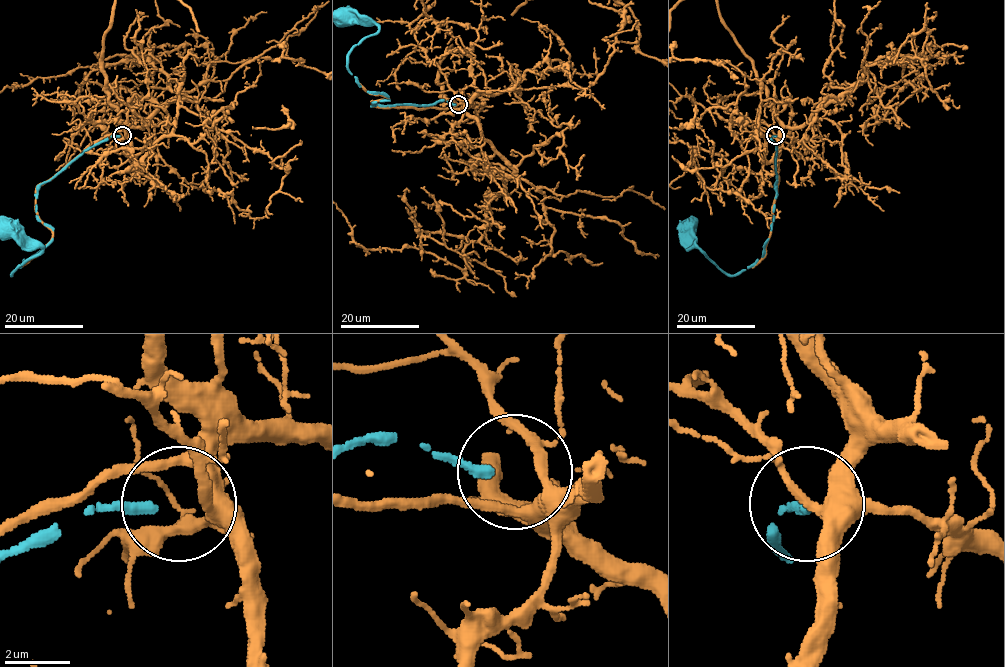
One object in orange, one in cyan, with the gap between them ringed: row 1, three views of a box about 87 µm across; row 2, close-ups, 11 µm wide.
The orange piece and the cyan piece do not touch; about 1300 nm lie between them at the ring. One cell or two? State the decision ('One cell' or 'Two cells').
Two cells

